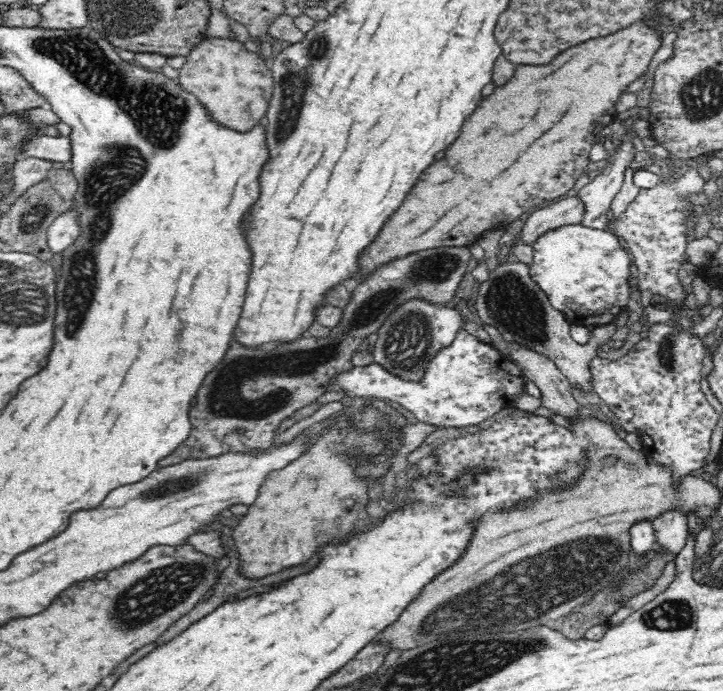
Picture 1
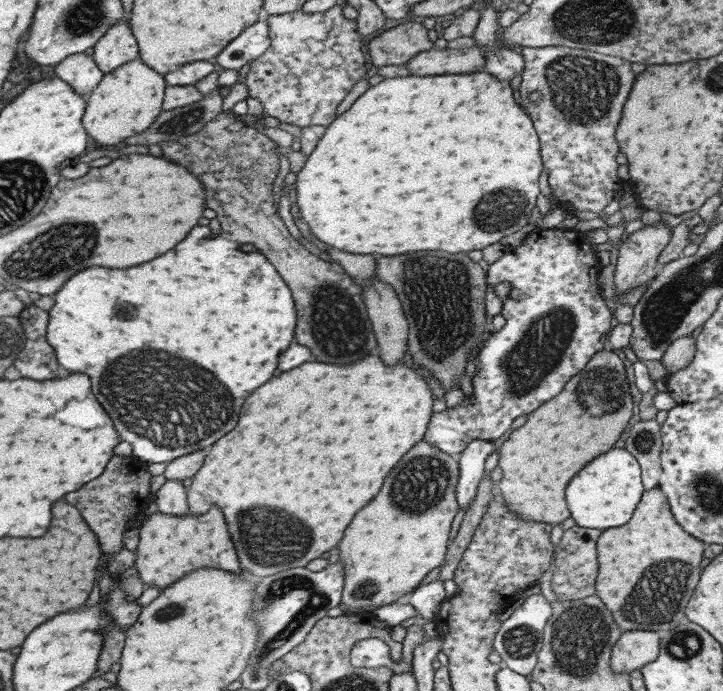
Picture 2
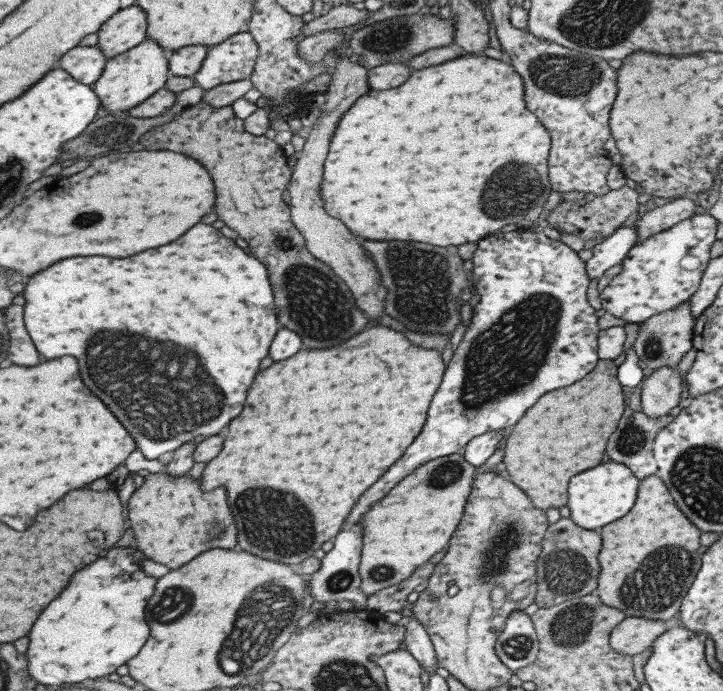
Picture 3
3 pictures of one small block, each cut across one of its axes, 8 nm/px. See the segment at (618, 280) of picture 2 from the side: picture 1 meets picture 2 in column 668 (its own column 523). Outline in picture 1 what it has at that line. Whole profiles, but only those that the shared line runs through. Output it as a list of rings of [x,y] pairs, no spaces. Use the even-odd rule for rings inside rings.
[[[569,196],[530,214],[516,239],[533,246],[534,241],[545,232],[560,226],[580,224],[584,217],[584,203],[580,197]]]

